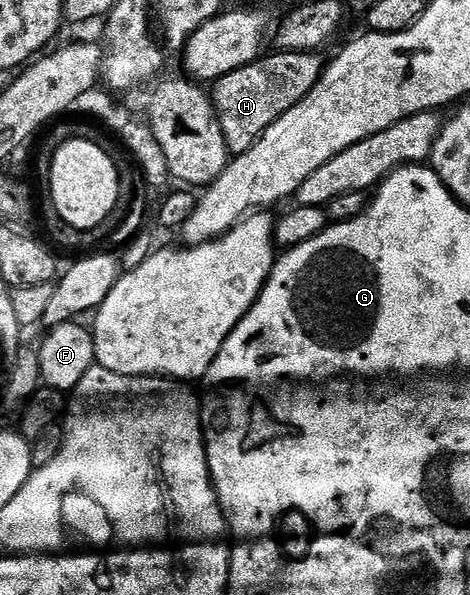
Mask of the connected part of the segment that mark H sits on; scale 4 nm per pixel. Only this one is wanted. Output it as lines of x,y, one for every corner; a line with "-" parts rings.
278,51
273,54
272,58
263,56
251,65
228,73
223,76
225,82
218,78
212,85
211,97
221,121
221,130
226,141
233,142
236,155
245,153
275,119
305,98
324,71
325,62
318,53

